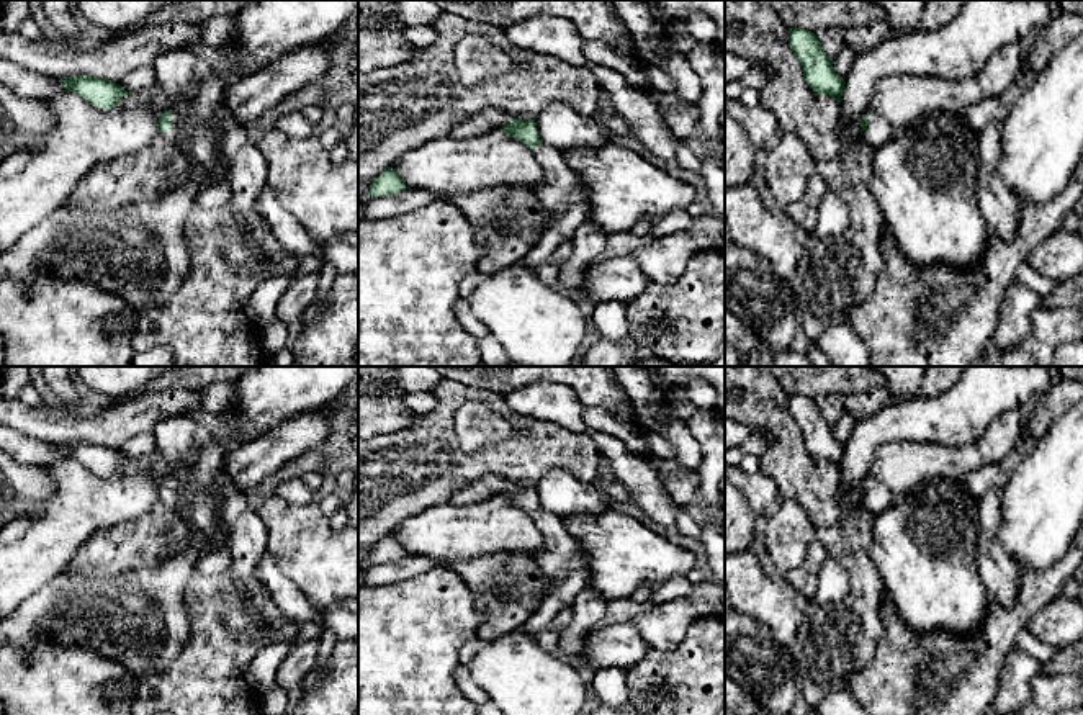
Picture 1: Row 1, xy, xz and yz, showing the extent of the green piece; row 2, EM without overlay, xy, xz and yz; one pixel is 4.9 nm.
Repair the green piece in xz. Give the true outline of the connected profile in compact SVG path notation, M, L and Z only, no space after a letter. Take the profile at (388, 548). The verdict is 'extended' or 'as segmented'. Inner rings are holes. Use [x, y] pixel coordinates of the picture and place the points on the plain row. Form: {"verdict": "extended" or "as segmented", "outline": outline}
{"verdict": "as segmented", "outline": "M391 533L381 538L370 551L368 563L388 563L398 561L406 555L404 546Z"}

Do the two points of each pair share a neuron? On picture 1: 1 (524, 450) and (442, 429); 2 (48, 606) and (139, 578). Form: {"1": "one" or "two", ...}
{"1": "one", "2": "one"}

